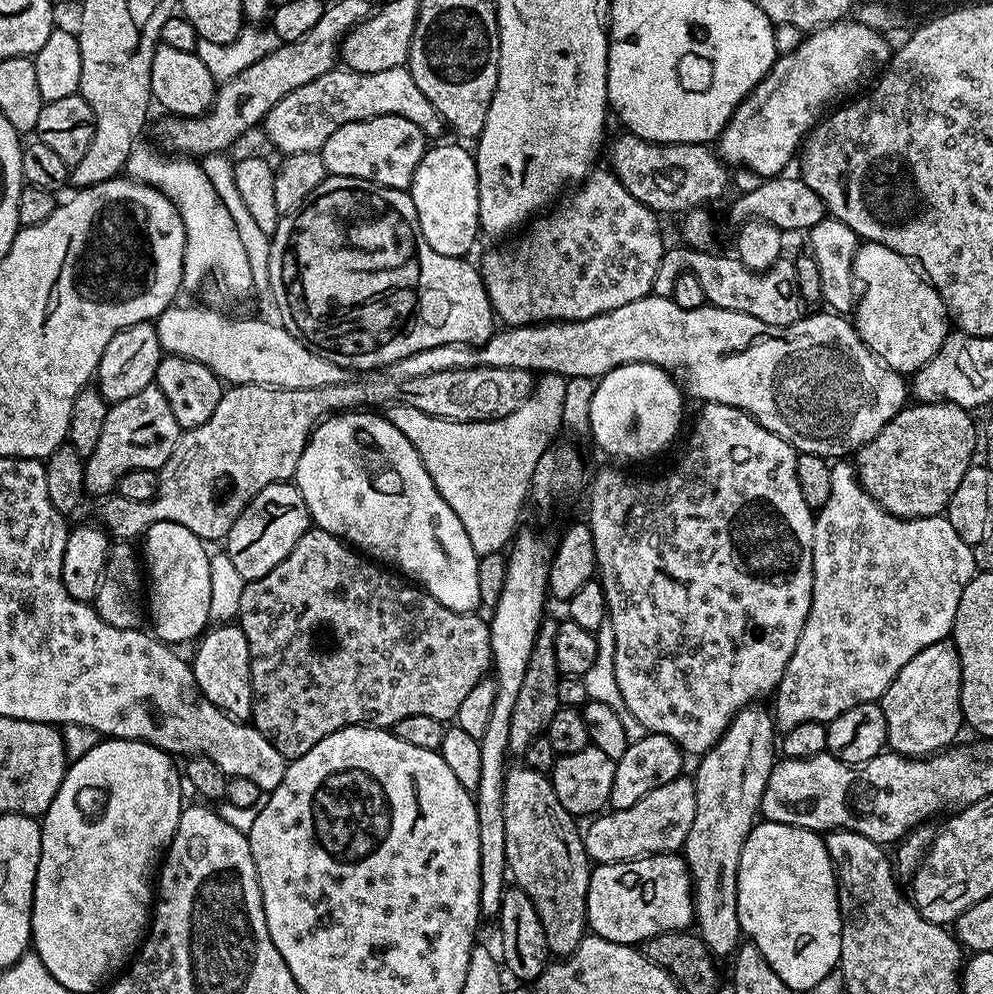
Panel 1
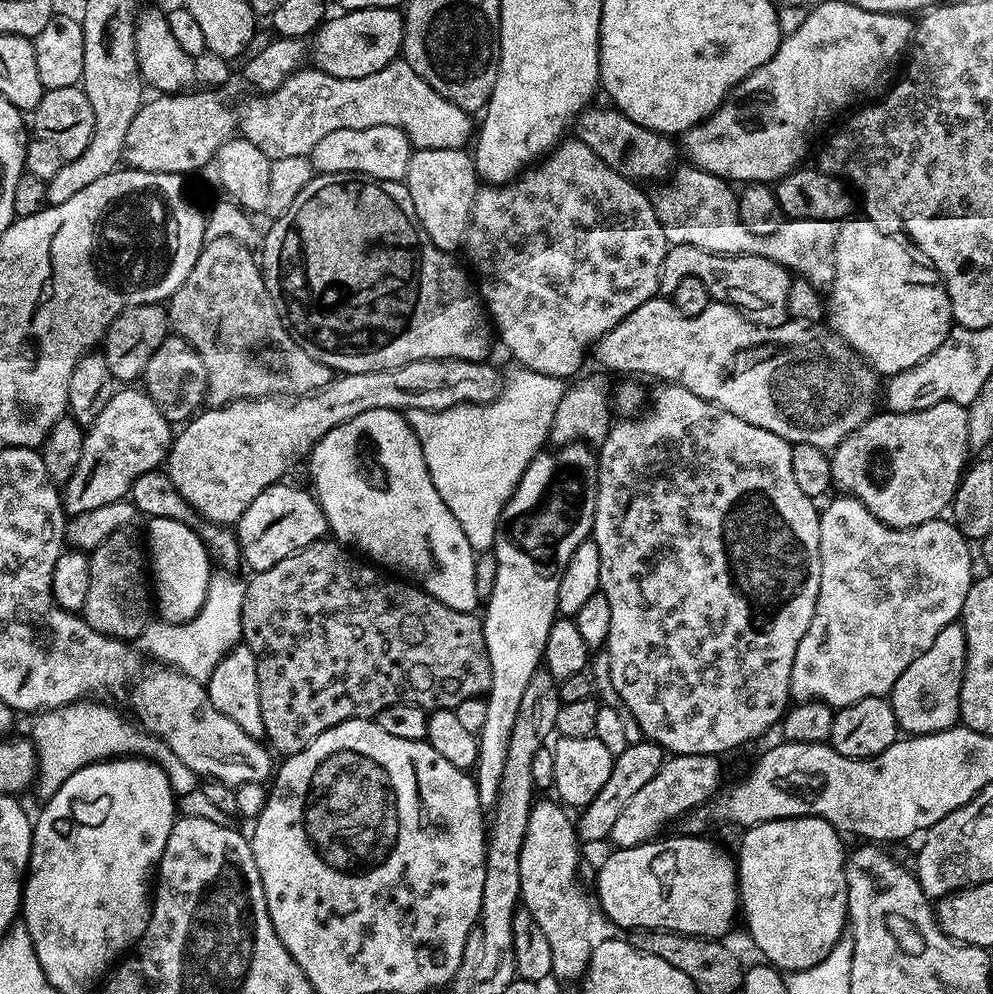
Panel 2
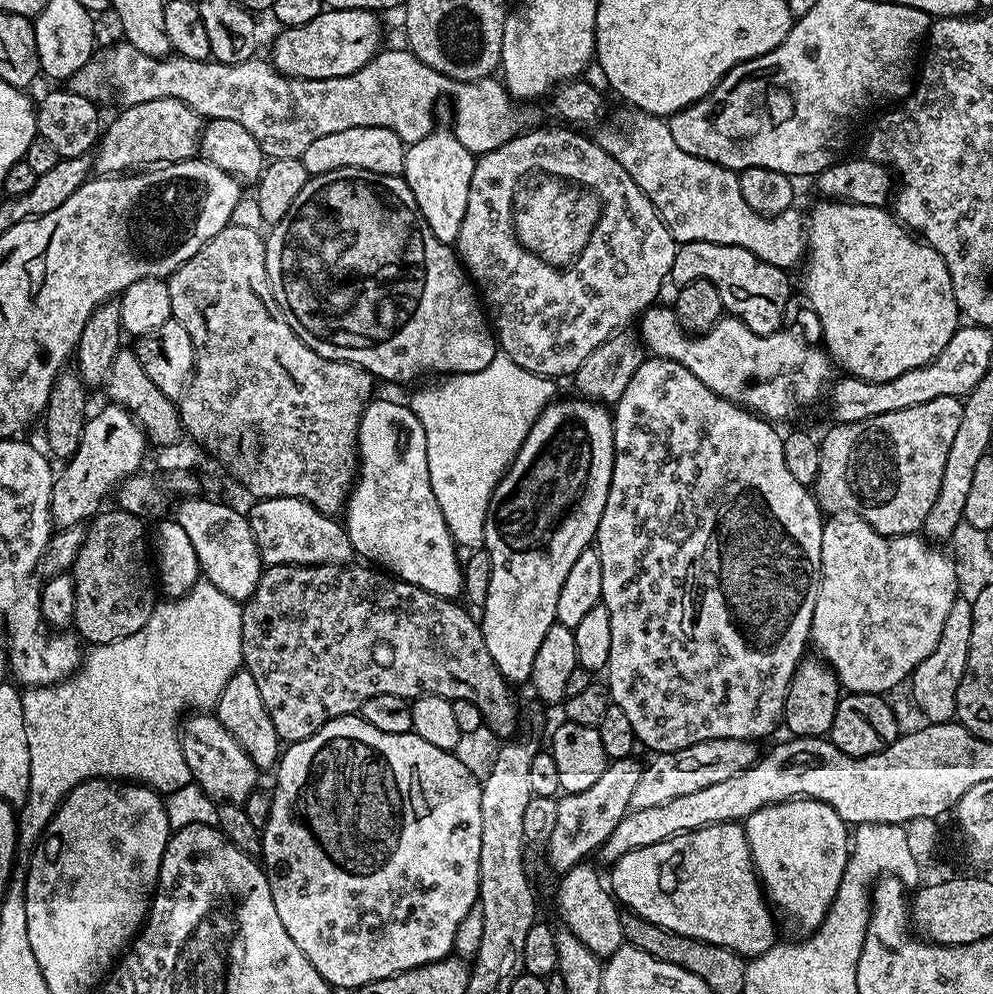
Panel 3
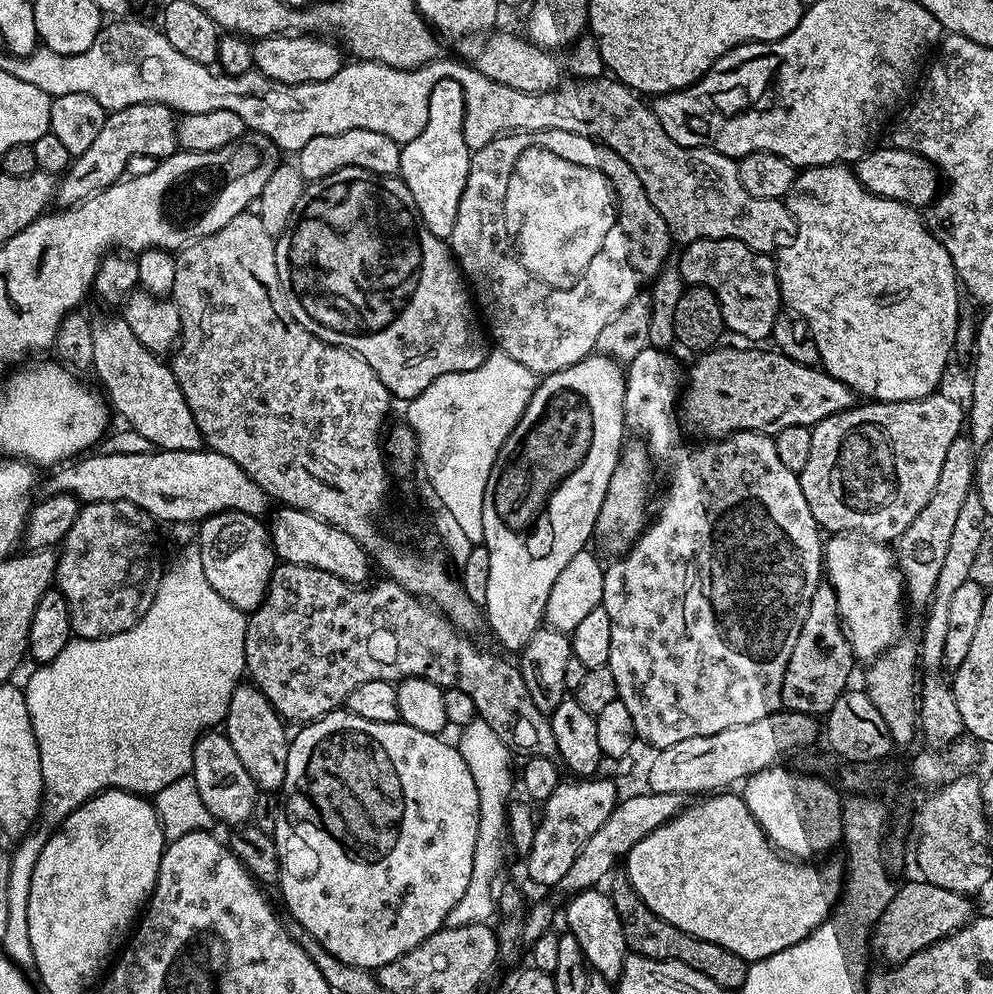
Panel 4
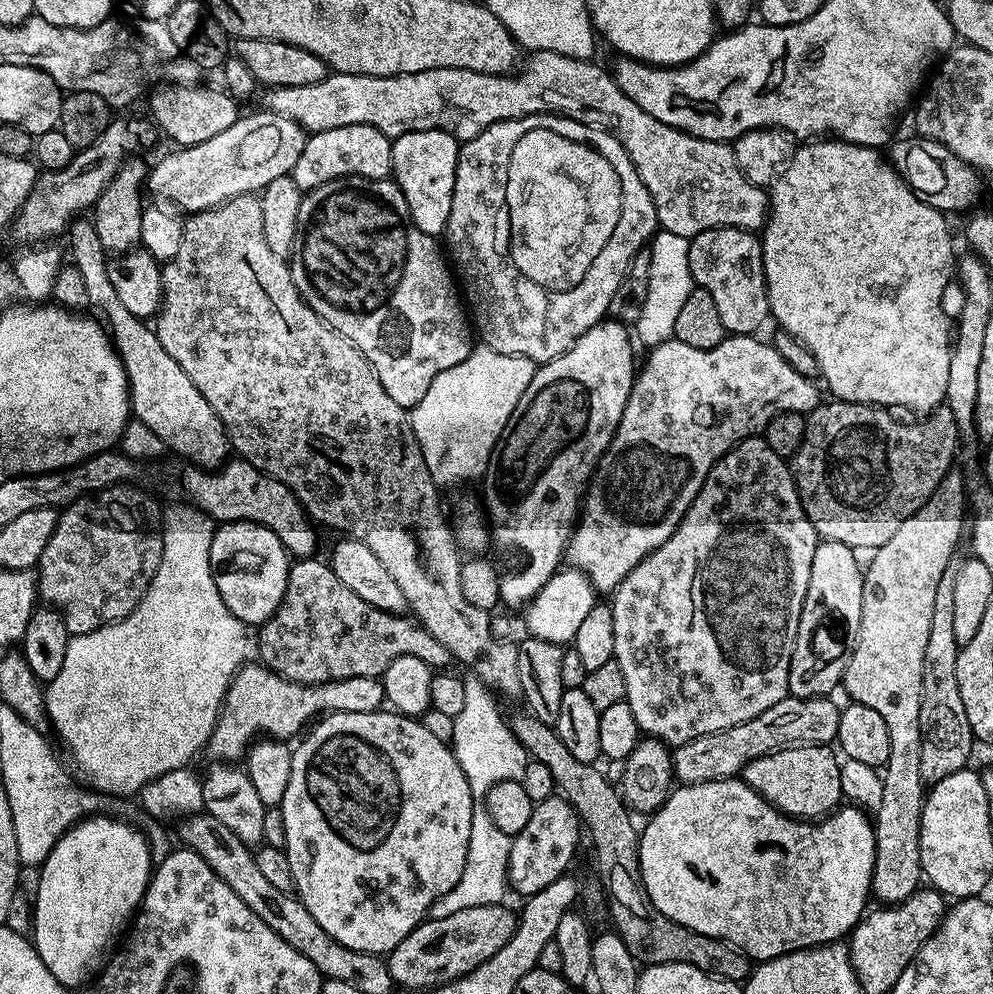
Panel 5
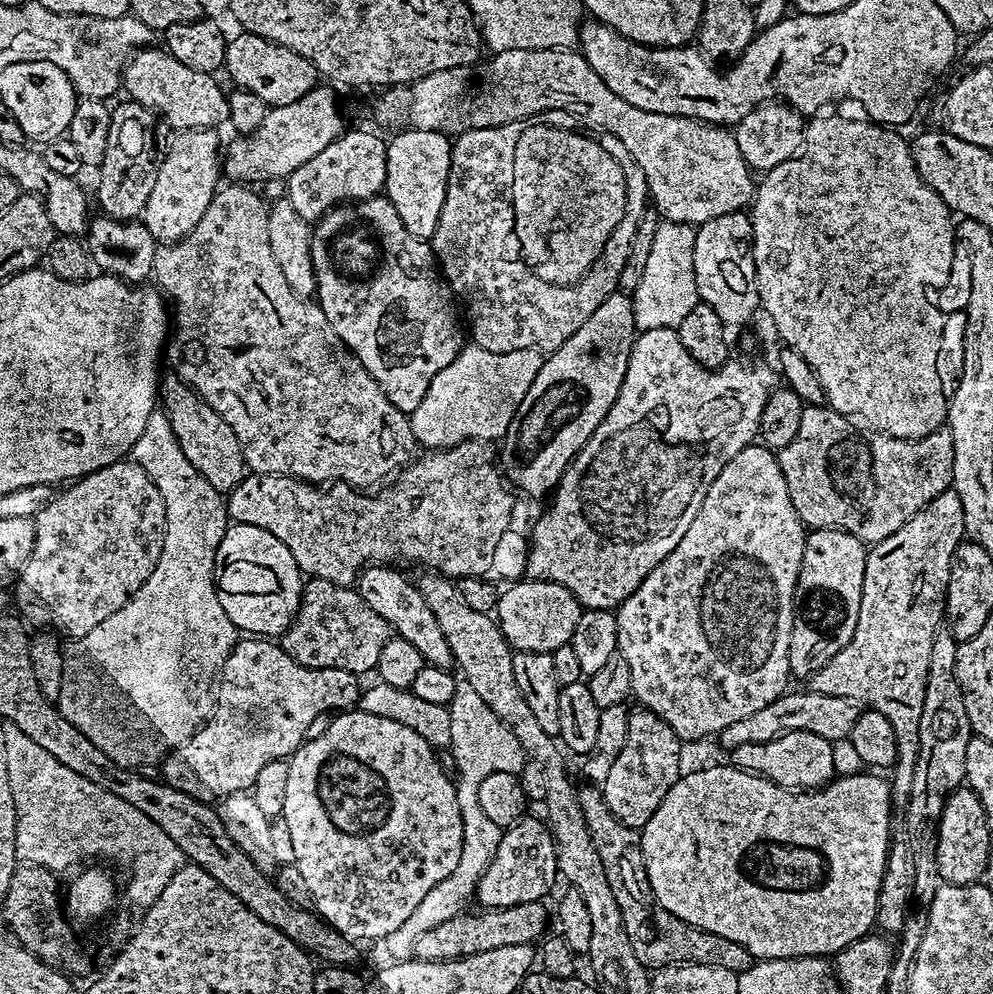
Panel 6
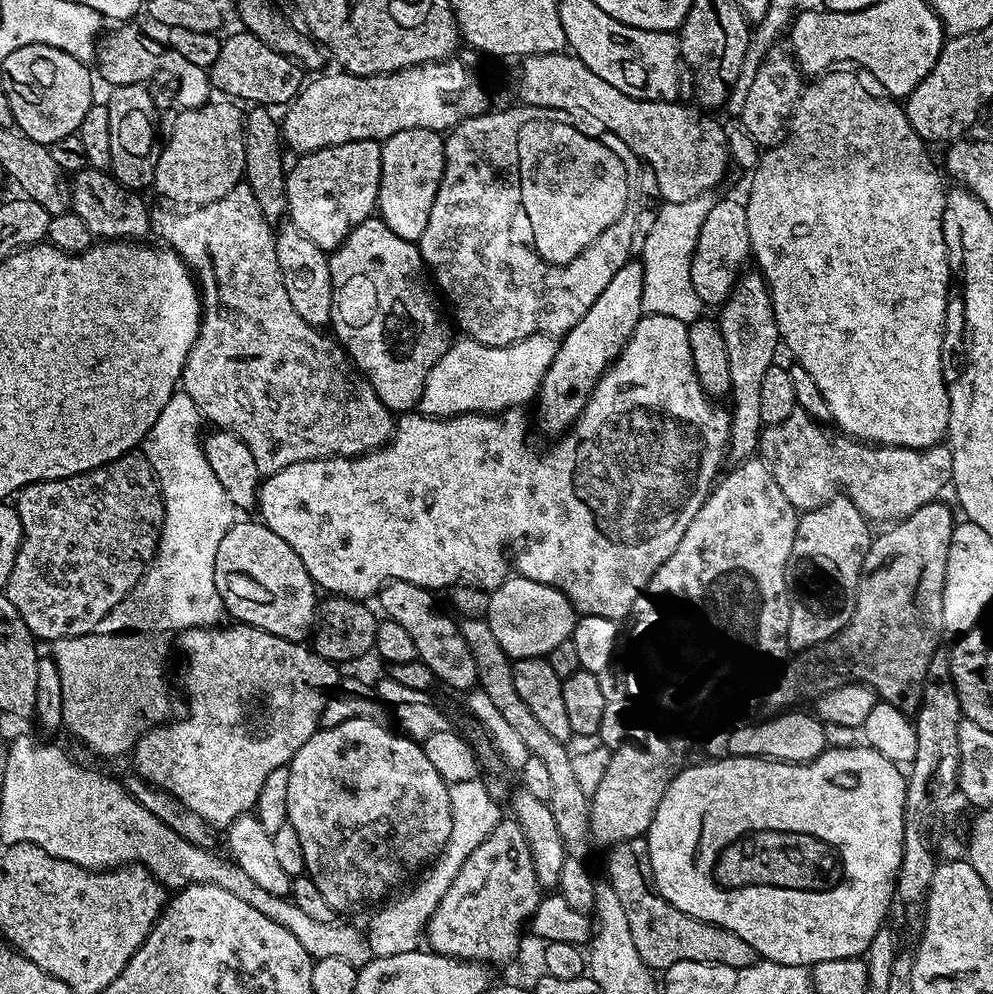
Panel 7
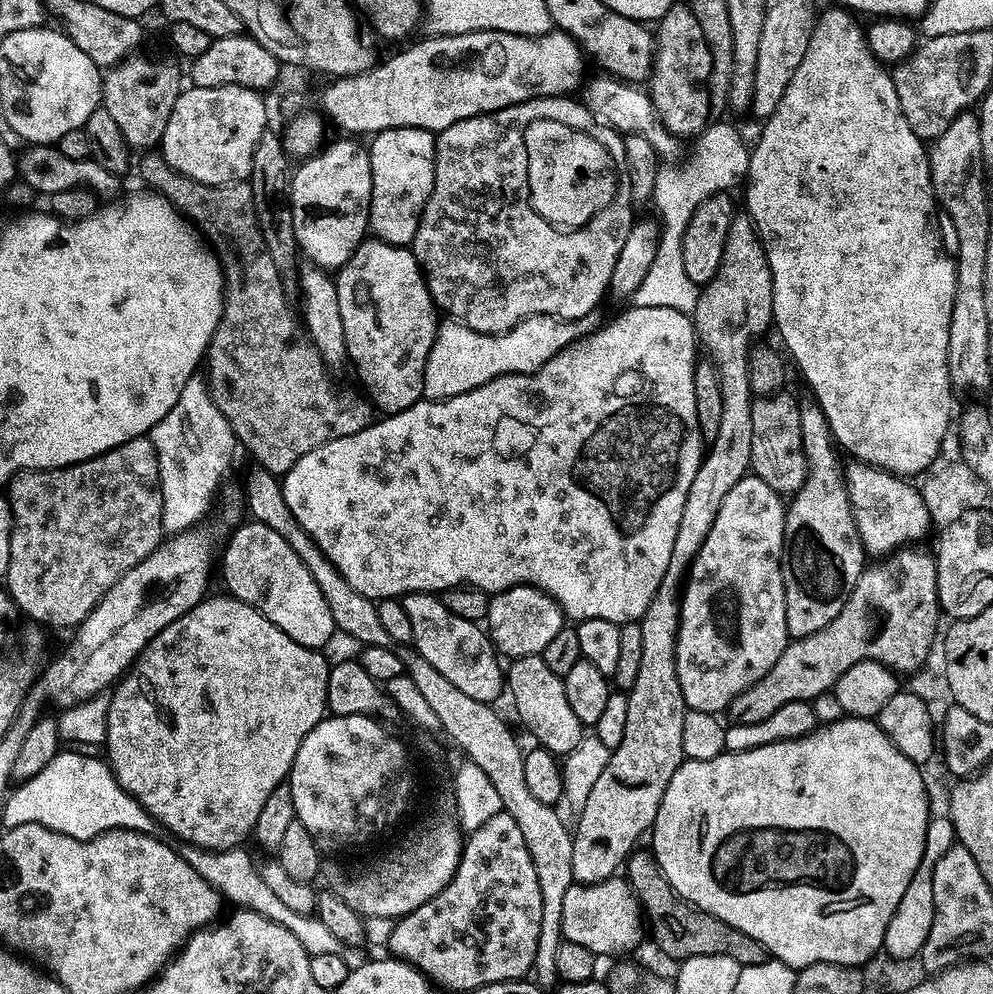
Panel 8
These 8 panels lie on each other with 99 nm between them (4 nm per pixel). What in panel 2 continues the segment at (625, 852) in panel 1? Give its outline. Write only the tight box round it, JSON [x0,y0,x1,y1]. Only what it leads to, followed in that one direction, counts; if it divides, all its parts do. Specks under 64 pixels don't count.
[610,754,721,848]

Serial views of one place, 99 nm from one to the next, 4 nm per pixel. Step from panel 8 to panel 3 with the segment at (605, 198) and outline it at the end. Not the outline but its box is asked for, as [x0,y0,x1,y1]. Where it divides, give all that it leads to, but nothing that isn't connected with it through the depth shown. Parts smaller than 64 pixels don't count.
[512,174,600,266]

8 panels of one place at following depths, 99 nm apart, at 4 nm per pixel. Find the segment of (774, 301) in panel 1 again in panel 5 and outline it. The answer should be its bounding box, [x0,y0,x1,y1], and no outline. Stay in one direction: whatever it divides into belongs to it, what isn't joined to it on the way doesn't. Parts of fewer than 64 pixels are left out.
[688,228,770,336]

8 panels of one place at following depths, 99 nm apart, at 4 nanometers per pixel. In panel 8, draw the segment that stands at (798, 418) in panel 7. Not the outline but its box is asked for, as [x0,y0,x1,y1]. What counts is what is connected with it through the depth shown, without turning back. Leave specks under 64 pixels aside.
[750,390,808,494]

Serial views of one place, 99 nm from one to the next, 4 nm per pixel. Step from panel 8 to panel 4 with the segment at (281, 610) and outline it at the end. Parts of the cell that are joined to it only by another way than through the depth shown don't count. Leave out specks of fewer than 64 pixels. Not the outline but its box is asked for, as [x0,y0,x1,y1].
[198,512,274,614]

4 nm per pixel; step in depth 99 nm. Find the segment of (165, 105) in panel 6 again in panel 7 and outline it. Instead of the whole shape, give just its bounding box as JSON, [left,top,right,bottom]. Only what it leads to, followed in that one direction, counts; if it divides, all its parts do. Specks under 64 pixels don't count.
[94,22,214,109]

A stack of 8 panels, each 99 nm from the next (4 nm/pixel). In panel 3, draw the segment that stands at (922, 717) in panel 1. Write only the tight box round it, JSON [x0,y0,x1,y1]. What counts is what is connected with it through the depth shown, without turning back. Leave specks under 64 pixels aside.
[910,598,973,724]

